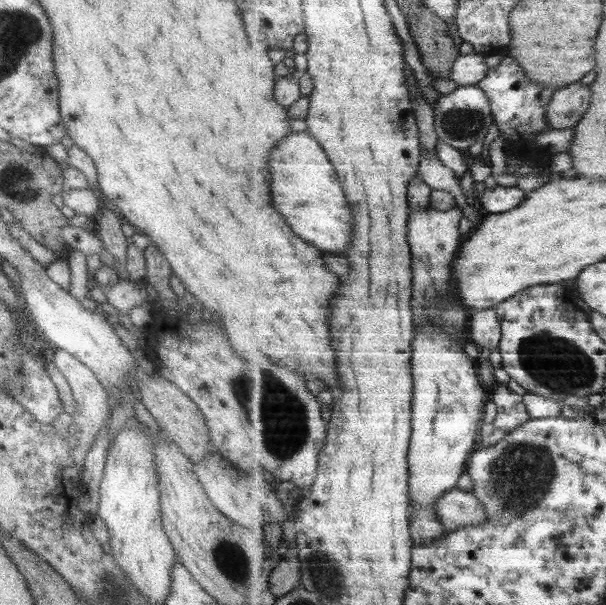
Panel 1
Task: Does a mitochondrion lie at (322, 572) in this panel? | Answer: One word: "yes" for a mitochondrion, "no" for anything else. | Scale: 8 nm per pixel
yes

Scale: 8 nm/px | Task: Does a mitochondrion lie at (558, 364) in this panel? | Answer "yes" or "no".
yes

